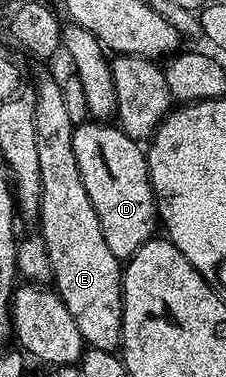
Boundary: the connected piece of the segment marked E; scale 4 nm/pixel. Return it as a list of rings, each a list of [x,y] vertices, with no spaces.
[[[40,64],[36,70],[34,93],[34,131],[35,143],[38,146],[39,175],[41,177],[41,200],[38,217],[38,232],[44,237],[46,252],[52,269],[51,285],[60,295],[66,312],[74,316],[78,332],[82,332],[85,343],[93,350],[115,351],[120,345],[122,336],[122,262],[110,252],[106,239],[102,237],[102,224],[98,224],[98,212],[86,196],[86,184],[78,172],[78,160],[74,160],[74,140],[72,131],[72,110],[68,107],[68,98],[60,87],[60,82],[47,70],[47,65]]]

